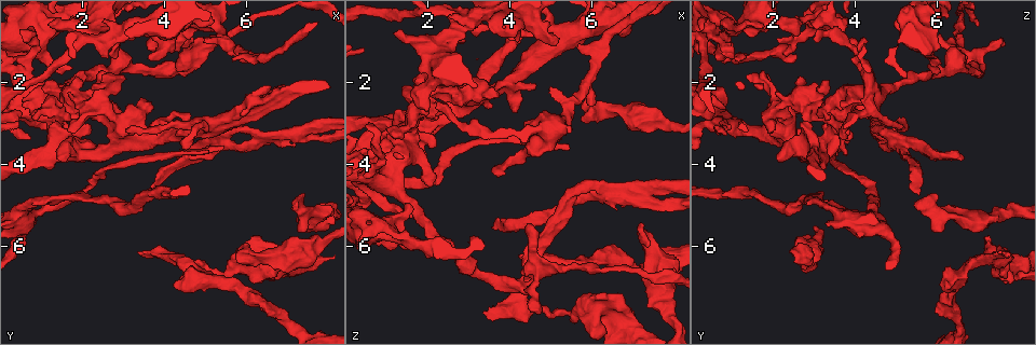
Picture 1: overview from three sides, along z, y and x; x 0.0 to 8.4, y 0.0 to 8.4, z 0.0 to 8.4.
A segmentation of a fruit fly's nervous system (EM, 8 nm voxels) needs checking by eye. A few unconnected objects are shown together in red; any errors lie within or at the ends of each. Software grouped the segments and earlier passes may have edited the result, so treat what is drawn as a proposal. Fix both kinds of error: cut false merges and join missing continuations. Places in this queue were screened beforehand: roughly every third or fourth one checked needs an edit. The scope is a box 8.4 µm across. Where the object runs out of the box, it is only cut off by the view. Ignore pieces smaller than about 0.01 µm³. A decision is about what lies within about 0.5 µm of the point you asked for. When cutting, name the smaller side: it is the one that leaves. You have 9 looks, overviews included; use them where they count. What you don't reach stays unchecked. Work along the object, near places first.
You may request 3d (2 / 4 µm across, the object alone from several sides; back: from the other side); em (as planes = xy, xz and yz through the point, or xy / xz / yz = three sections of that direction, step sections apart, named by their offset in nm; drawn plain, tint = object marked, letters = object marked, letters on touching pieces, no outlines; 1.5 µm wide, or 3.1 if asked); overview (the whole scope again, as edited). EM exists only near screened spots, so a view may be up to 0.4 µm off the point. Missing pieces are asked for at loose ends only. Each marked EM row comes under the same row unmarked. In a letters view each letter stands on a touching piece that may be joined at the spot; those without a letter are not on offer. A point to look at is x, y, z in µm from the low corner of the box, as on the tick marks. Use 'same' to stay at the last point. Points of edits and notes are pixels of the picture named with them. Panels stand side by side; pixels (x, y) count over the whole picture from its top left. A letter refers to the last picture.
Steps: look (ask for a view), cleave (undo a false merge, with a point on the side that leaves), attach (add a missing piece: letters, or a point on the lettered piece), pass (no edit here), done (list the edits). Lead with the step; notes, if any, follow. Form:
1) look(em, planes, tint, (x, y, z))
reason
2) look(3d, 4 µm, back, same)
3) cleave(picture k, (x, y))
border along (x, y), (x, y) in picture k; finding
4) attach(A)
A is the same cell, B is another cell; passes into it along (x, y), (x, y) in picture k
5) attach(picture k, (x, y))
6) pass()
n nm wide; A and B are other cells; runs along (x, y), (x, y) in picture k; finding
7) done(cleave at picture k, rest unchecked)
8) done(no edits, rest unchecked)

look(em, yz, step 4, letters, (5.70, 6.20, 2.85))

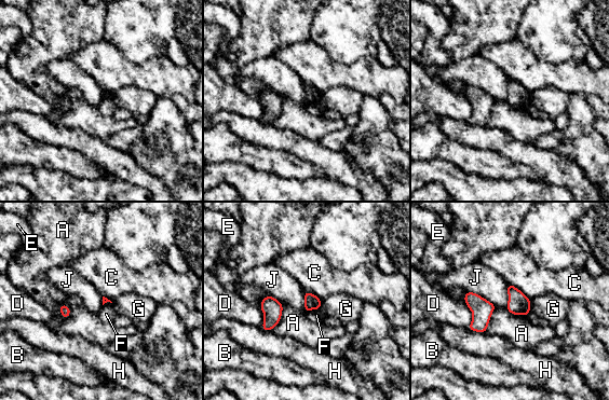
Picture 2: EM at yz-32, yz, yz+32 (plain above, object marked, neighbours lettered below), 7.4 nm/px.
look(em, planes, letters, same)

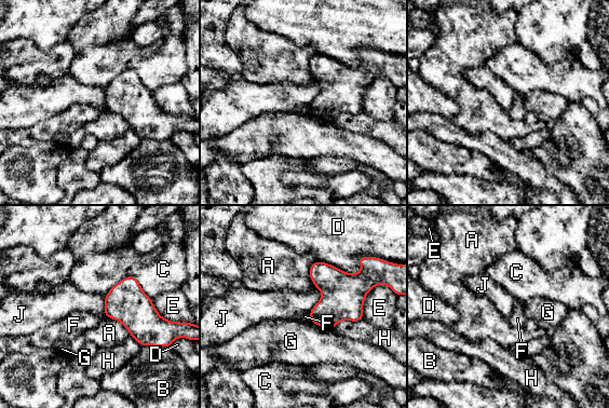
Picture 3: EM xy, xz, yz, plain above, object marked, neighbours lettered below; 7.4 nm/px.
pass()
A, B, C, D, E, F, G, H and J are other cells; border along (317, 287), (321, 298), (309, 312) in picture 3; no lettered piece goes on from it

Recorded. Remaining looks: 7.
look(3d, 4 µm, (5.25, 3.50, 5.10))

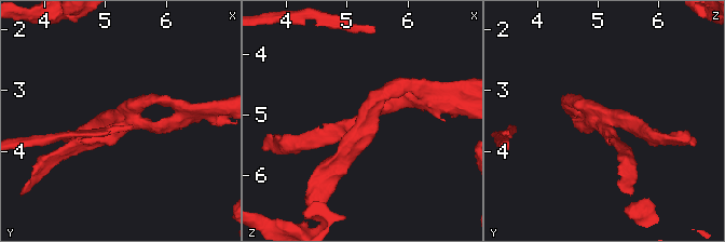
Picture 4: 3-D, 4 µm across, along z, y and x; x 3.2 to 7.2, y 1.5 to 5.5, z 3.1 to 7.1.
look(em, xy, step 8, tint, (5.25, 3.50, 5.10))
3 arms; now the EM

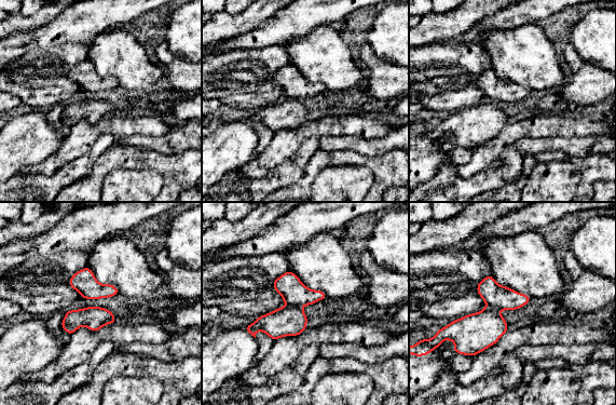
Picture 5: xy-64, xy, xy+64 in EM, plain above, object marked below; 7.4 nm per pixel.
look(em, planes, letters, same)
another direction

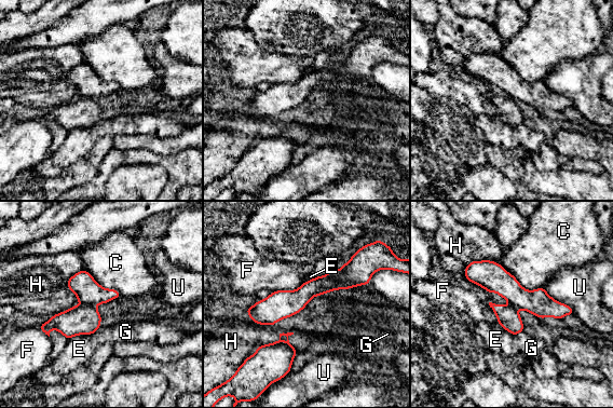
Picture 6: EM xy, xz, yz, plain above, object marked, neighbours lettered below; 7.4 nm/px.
cleave(picture 6, (81, 320))
C, E, F, G, H and U are other cells; the part that leaves runs along (349, 284), (249, 311) in picture 6; a second neuron is stuck on

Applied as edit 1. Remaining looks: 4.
look(3d, 4 µm, (5.45, 6.75, 7.60))

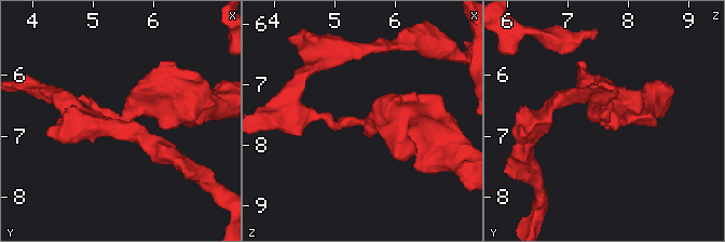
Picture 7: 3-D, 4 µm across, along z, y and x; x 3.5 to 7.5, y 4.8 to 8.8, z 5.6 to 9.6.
look(em, planes, tint, (5.40, 6.70, 7.65))

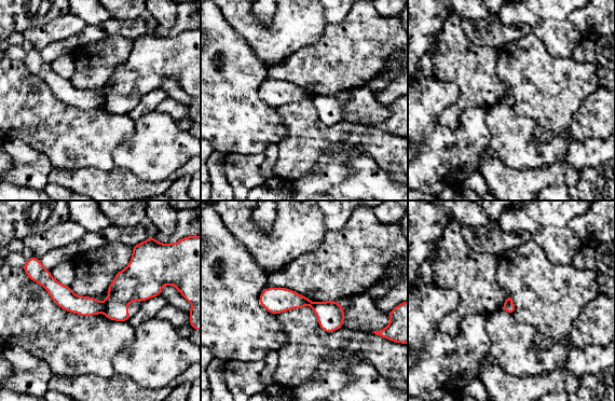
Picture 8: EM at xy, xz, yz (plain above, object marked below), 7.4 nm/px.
look(em, planes, letters, same)

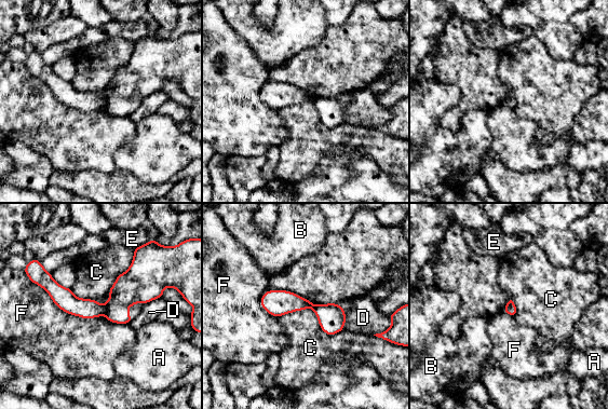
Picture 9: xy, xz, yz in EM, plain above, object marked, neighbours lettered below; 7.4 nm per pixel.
cleave(picture 9, (86, 309))
80 nm wide; A, B, C, D, E and F are other cells; border along (106, 304), (106, 312), (104, 314) in picture 9; a second neuron is stuck on

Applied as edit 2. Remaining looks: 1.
look(em, planes, letters, (7.20, 4.95, 5.50))
free end

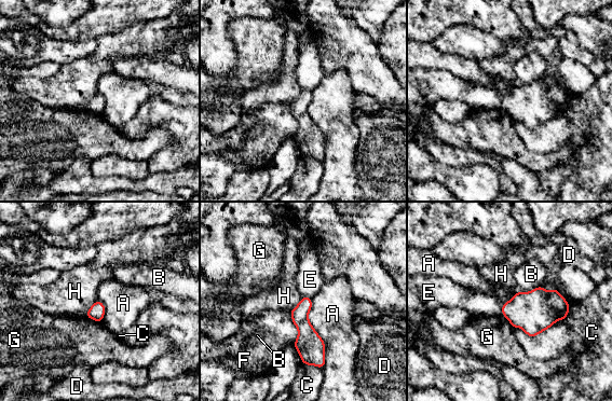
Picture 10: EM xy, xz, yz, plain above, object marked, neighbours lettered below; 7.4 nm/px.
pass()
A, B, C, D, E, F, G and H are other cells; border along (97, 299), (84, 315) in picture 10; none of them fits

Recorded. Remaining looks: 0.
done(cleave at picture 6, cleave at picture 9, rest unchecked)

